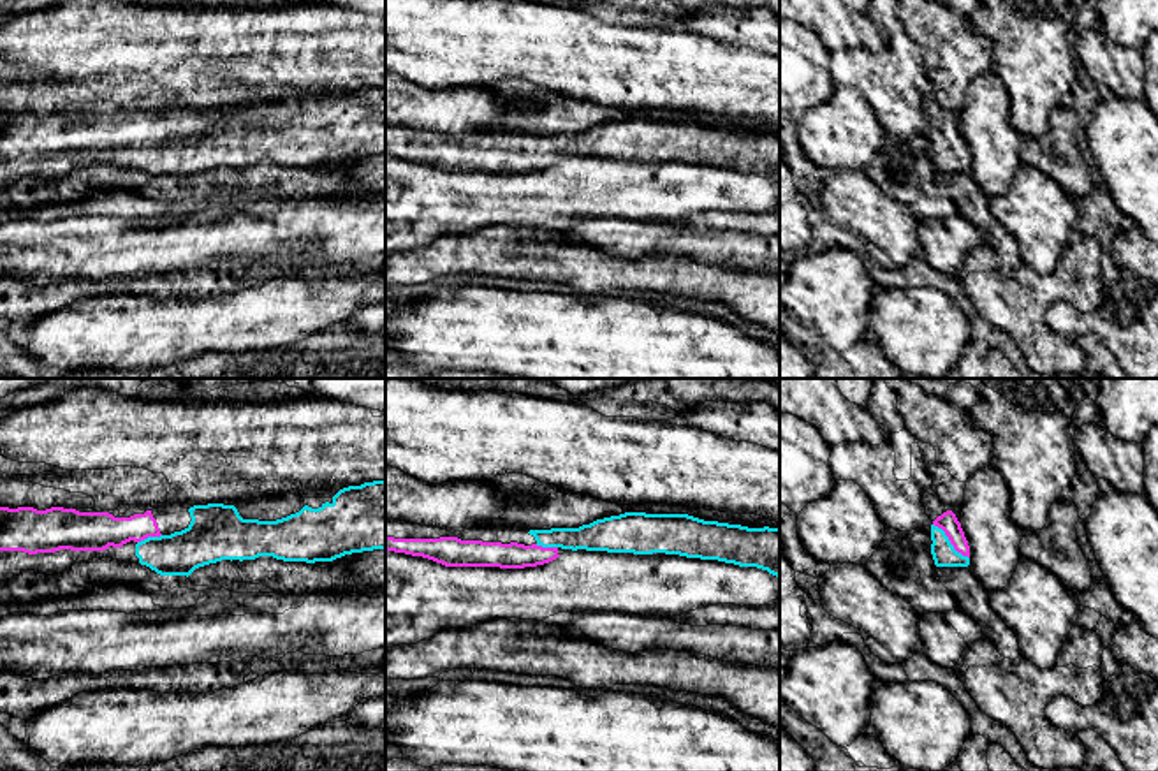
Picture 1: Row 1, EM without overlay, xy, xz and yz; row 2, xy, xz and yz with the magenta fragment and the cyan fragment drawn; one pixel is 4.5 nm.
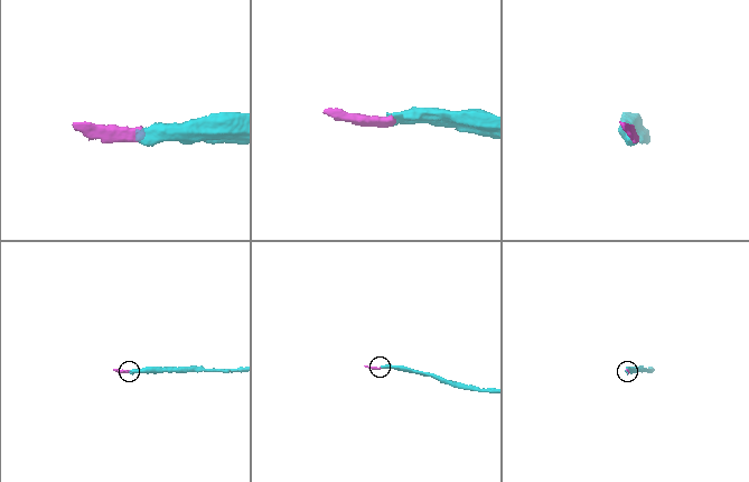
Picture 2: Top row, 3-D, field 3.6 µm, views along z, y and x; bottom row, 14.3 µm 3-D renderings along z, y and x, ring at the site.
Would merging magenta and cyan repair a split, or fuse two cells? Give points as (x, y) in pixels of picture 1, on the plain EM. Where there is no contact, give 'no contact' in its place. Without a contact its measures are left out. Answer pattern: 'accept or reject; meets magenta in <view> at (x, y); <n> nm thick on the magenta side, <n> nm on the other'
accept; meets magenta in yz at (951, 148); 90 nm thick on the magenta side, 110 nm on the other

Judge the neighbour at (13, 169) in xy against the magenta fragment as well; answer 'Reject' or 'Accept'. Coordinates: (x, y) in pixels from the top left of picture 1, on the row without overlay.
Accept

